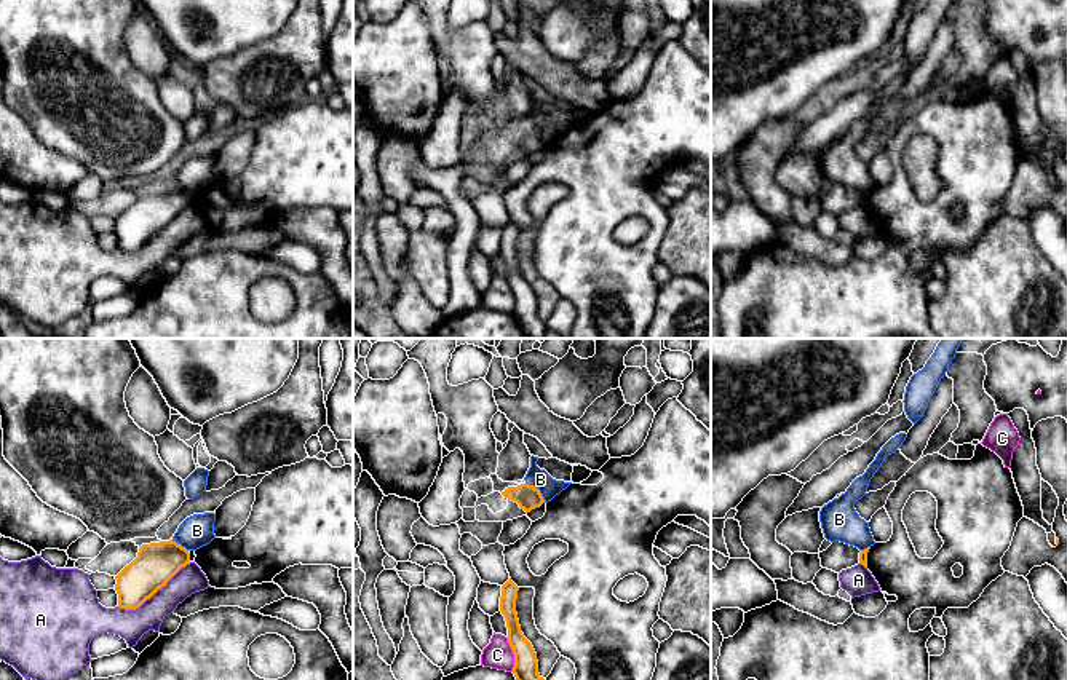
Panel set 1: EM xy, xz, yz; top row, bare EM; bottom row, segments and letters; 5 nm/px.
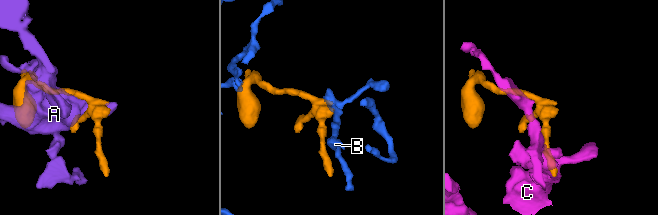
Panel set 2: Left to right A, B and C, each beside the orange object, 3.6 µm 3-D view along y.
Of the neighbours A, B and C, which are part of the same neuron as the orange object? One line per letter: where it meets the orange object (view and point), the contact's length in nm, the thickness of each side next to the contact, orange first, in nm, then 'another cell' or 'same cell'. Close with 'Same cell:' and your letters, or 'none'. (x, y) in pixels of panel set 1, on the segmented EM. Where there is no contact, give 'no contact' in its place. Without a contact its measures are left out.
A: meets orange in xy at (154, 593); contact 440 nm long; 200 nm thick on the orange side, 160 nm on the other; another cell
B: meets orange in xz at (539, 490); contact 140 nm long; 120 nm thick on the orange side, 100 nm on the other; another cell
C: meets orange in xz at (513, 653); contact 180 nm long; 130 nm thick on the orange side, 140 nm on the other; another cell
Same cell: none

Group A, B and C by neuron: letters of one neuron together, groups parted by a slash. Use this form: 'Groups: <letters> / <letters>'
Groups: A / B / C

